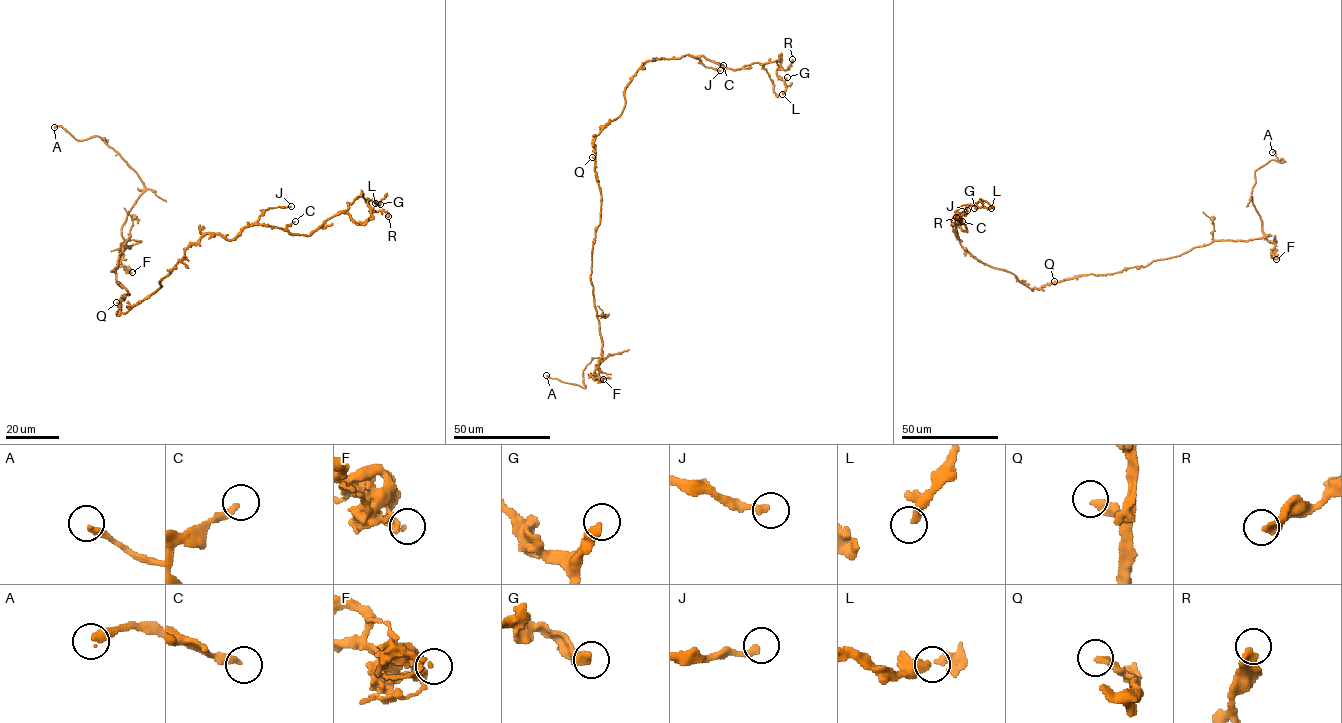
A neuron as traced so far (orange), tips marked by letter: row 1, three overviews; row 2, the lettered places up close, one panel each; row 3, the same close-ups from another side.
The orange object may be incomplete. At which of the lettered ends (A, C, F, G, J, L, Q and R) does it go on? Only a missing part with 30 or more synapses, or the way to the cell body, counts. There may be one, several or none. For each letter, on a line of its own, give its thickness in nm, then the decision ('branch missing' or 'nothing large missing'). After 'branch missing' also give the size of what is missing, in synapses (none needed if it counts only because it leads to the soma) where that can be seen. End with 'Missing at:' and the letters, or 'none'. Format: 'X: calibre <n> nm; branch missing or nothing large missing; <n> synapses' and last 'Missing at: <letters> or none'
A: calibre 320 nm; branch missing
C: calibre 280 nm; nothing large missing
F: calibre 220 nm; nothing large missing
G: calibre 440 nm; nothing large missing
J: calibre 280 nm; nothing large missing
L: calibre 400 nm; nothing large missing
Q: calibre 300 nm; nothing large missing
R: calibre 400 nm; nothing large missing
Missing at: A

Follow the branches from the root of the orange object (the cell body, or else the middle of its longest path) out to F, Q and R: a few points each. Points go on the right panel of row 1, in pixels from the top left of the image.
F: (1075, 277), (1106, 275), (1145, 267), (1153, 261), (1180, 256), (1217, 240), (1266, 238), (1274, 244), (1276, 259)
Q: (1075, 277), (1054, 281)
R: (1075, 277), (1028, 288), (974, 258), (951, 226), (966, 231), (954, 216), (966, 213), (956, 217)

